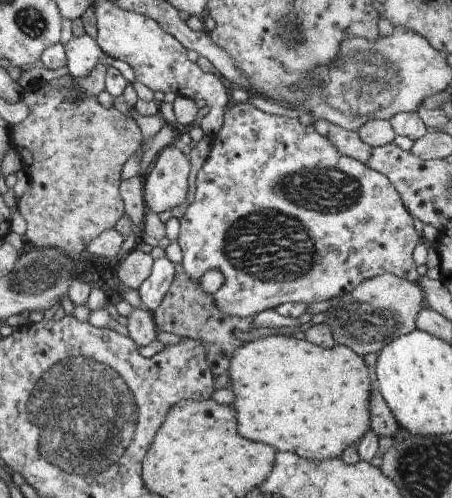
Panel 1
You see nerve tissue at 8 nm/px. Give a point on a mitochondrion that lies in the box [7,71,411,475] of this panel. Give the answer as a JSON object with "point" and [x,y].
{"point":[275,245]}

